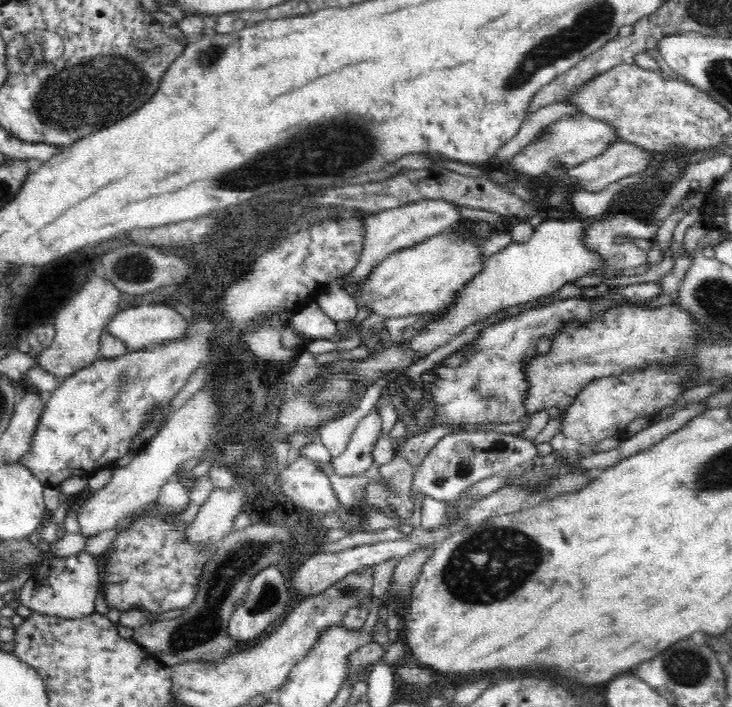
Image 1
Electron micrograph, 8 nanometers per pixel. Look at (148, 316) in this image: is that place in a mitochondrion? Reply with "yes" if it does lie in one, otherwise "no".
no

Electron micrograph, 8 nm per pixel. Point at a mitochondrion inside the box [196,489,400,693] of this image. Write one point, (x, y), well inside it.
(271, 597)

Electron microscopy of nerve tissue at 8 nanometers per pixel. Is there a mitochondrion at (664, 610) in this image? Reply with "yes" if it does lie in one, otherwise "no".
no

